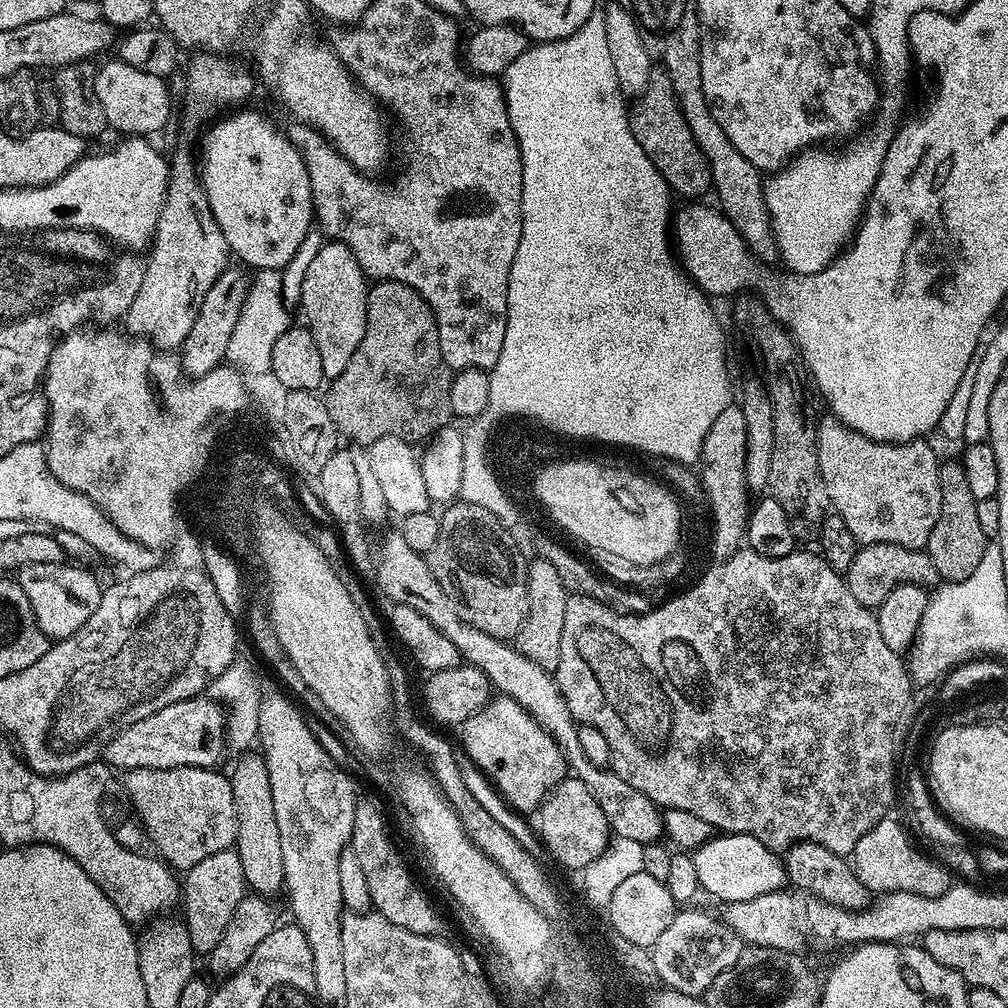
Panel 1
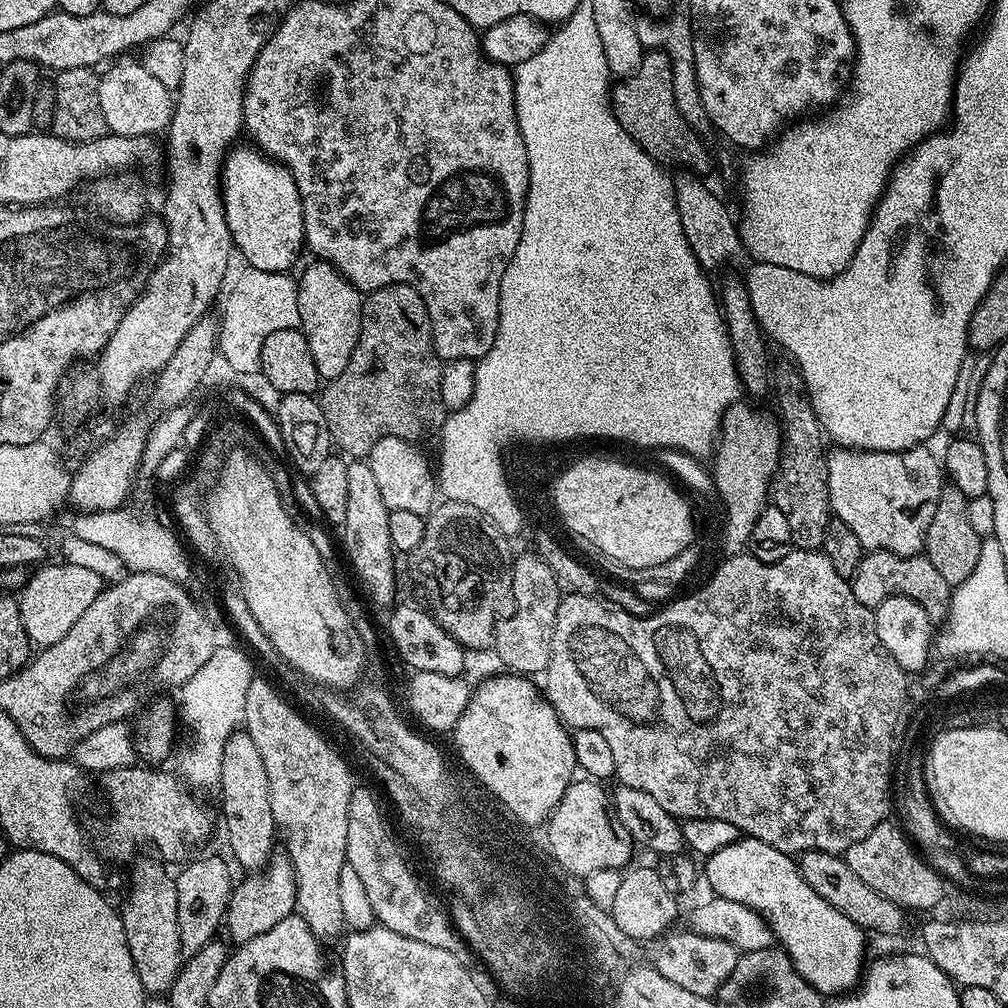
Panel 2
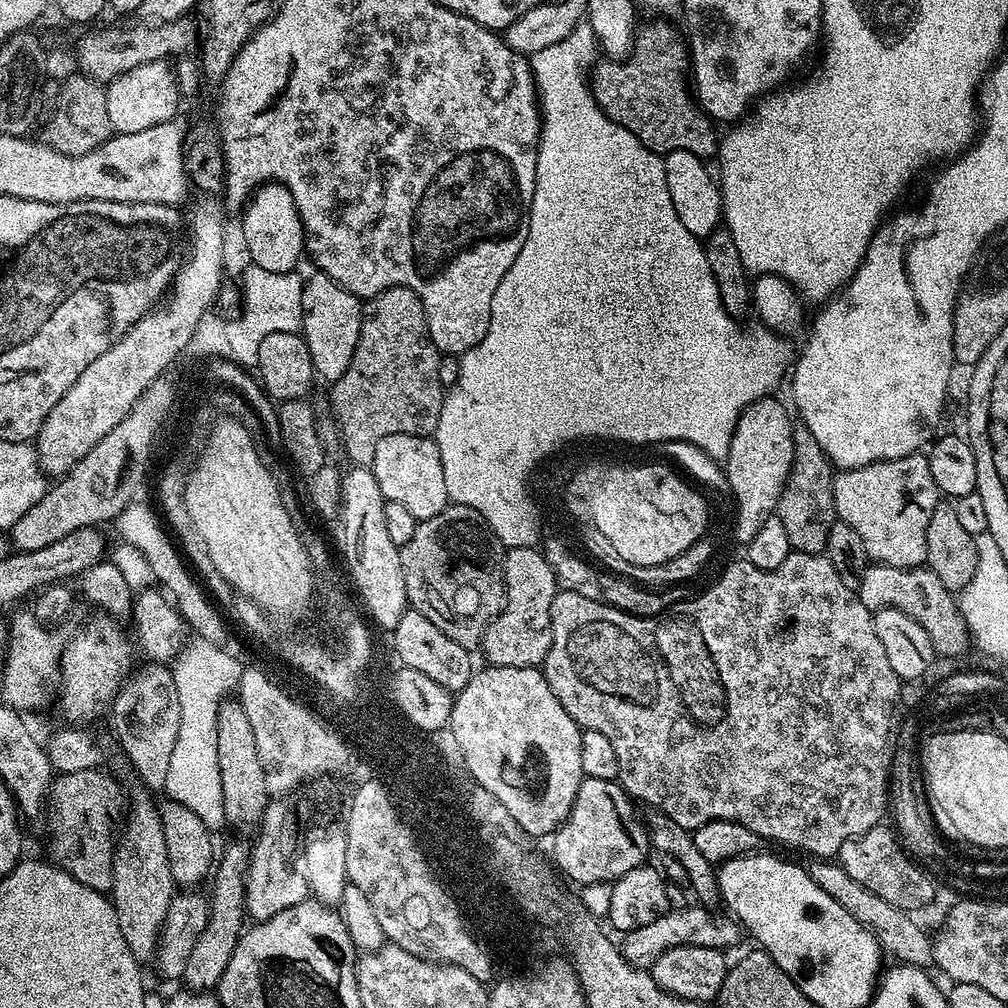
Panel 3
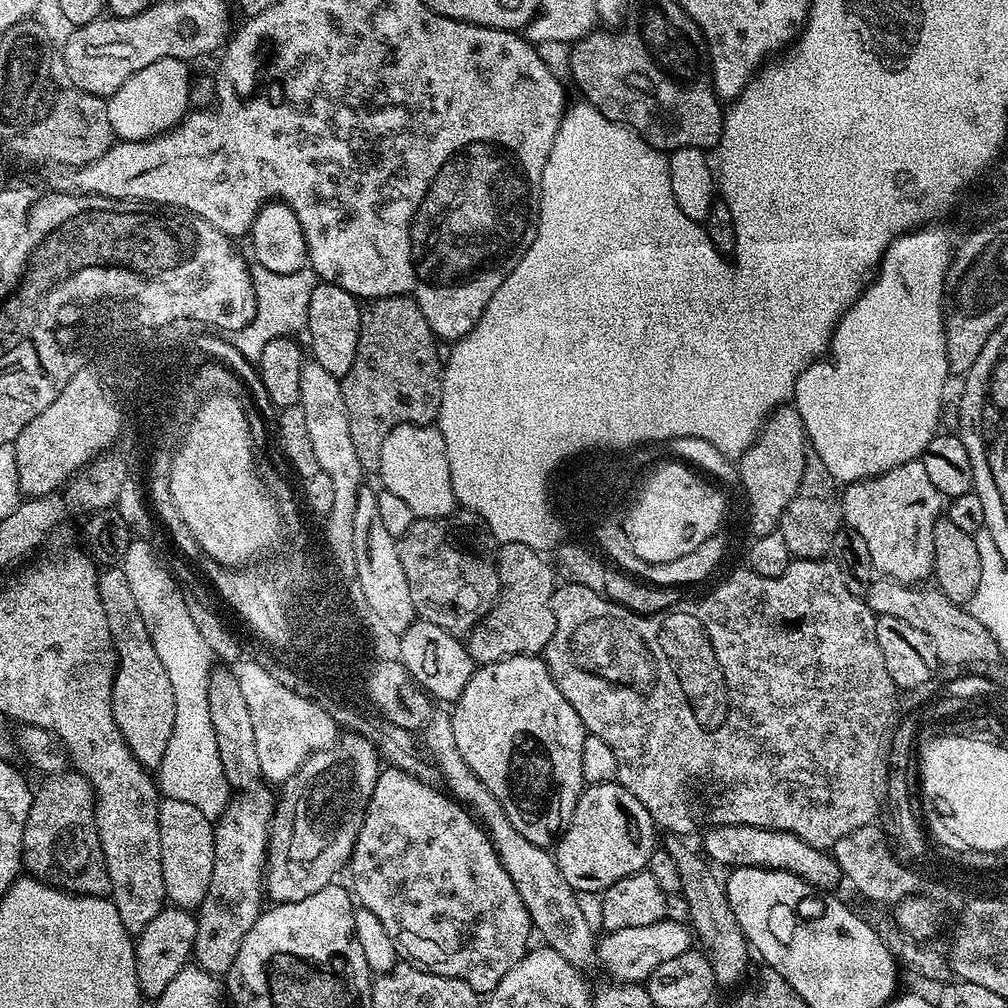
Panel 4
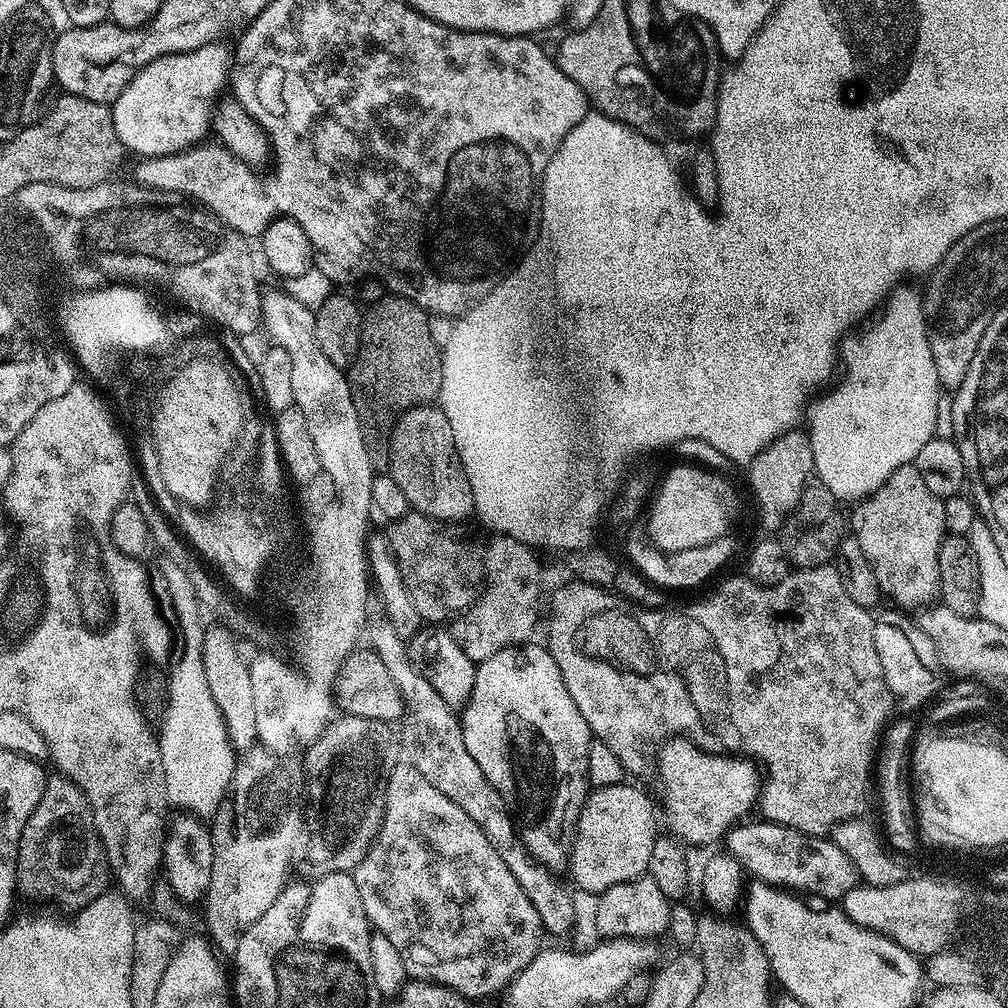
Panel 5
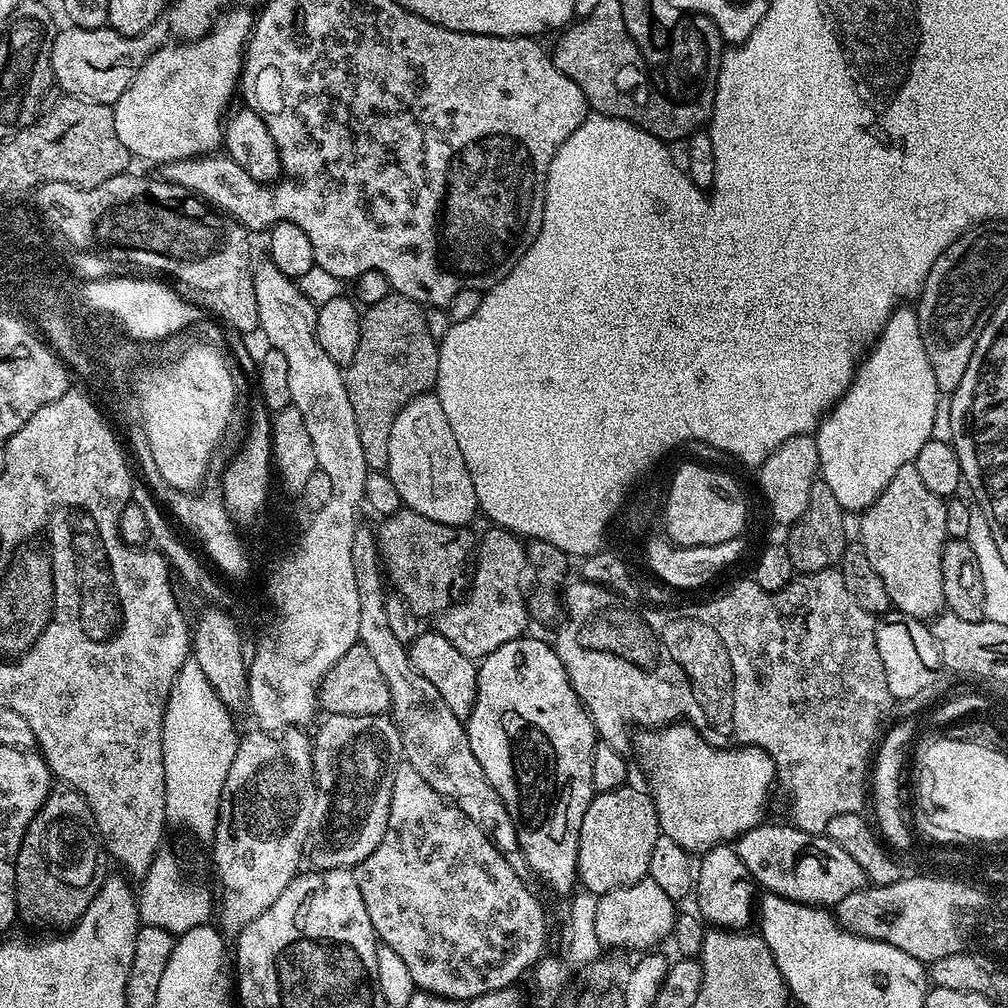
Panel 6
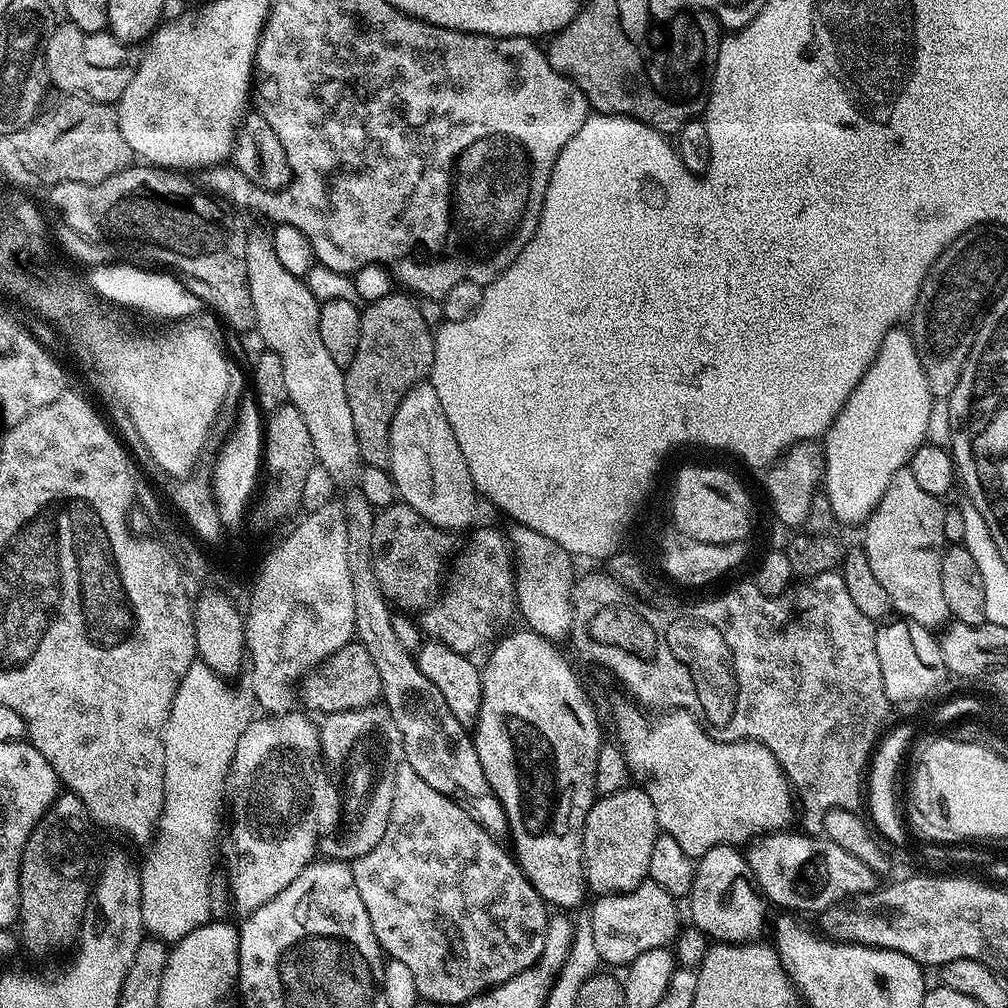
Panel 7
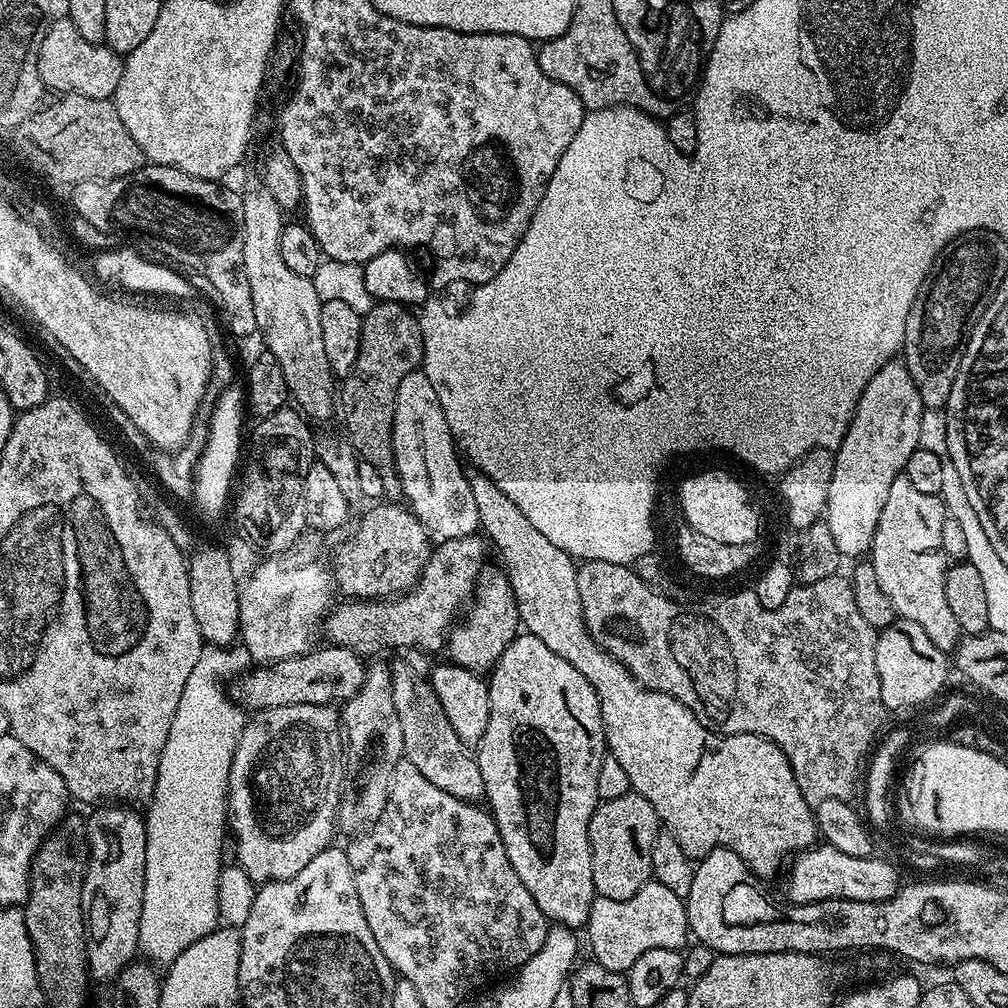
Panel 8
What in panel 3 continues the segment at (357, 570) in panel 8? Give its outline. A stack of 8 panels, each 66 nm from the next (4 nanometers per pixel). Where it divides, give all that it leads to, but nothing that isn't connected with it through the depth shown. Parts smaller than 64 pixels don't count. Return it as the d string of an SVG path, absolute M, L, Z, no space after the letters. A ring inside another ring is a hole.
M449 503L434 518L419 521L410 542L401 546L403 581L406 582L408 603L415 611L422 613L446 638L454 638L458 646L469 650L480 647L486 626L504 608L504 544L490 530L486 518L470 506Z

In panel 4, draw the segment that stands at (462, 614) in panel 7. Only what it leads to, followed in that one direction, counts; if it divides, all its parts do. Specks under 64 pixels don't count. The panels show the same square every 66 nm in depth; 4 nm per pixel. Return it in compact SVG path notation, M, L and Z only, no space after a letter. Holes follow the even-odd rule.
M500 544L496 554L496 565L498 566L498 574L500 575L500 596L496 599L495 606L481 618L479 624L475 624L472 631L466 637L466 647L473 665L489 664L490 662L498 662L502 658L510 658L511 656L534 656L543 653L548 647L550 638L554 634L554 626L556 619L554 618L554 610L552 609L552 590L554 581L552 581L552 572L554 576L554 568L551 563L544 561L545 557L534 551L530 546L522 546L521 544Z

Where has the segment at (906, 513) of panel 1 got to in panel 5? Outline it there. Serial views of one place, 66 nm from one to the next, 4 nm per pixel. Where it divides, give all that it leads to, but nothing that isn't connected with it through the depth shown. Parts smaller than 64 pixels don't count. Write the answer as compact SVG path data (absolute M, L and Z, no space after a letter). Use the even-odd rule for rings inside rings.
M915 463L902 466L886 478L878 490L864 497L850 512L850 532L856 536L862 544L866 558L873 567L874 574L880 583L880 591L885 597L893 596L900 604L908 606L928 606L937 599L940 591L940 579L938 578L938 550L940 543L944 541L946 529L944 527L944 500L926 486L925 479L916 468Z

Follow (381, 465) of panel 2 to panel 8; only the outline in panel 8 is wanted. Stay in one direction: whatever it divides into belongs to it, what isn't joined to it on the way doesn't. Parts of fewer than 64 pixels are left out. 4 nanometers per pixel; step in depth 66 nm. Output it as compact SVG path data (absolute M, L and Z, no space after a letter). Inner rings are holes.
M422 370L406 374L406 378L402 378L402 386L398 386L392 441L394 442L396 469L400 475L400 485L404 490L403 499L429 533L440 540L477 535L480 528L478 505L474 503L474 494L470 491L468 473L465 465L460 465L462 456L458 451L456 441L452 438L452 431L446 422L446 414L438 402L438 394L430 383L430 378L426 378Z

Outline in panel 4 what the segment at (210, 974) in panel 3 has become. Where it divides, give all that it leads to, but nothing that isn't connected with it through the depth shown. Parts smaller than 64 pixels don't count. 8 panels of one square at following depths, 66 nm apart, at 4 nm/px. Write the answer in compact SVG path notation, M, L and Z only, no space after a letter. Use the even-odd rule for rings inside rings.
M253 786L237 798L229 799L223 814L215 821L216 841L214 842L214 866L210 877L209 889L202 899L196 916L196 937L192 943L192 956L199 967L204 968L212 976L223 977L234 966L234 958L238 954L238 946L242 946L242 938L254 926L260 917L262 903L266 893L264 890L264 870L268 855L268 830L274 811L274 796L268 788Z

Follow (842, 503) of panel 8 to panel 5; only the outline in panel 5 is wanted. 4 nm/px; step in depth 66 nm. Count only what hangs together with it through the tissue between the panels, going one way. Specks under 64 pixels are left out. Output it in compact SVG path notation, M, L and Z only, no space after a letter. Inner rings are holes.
M896 286L879 309L880 317L869 328L853 331L842 341L842 364L848 369L837 388L811 401L806 408L806 431L814 454L812 467L819 481L841 501L859 502L902 466L915 461L918 450L937 435L936 415L940 412L940 379L929 340L925 301L912 288Z

